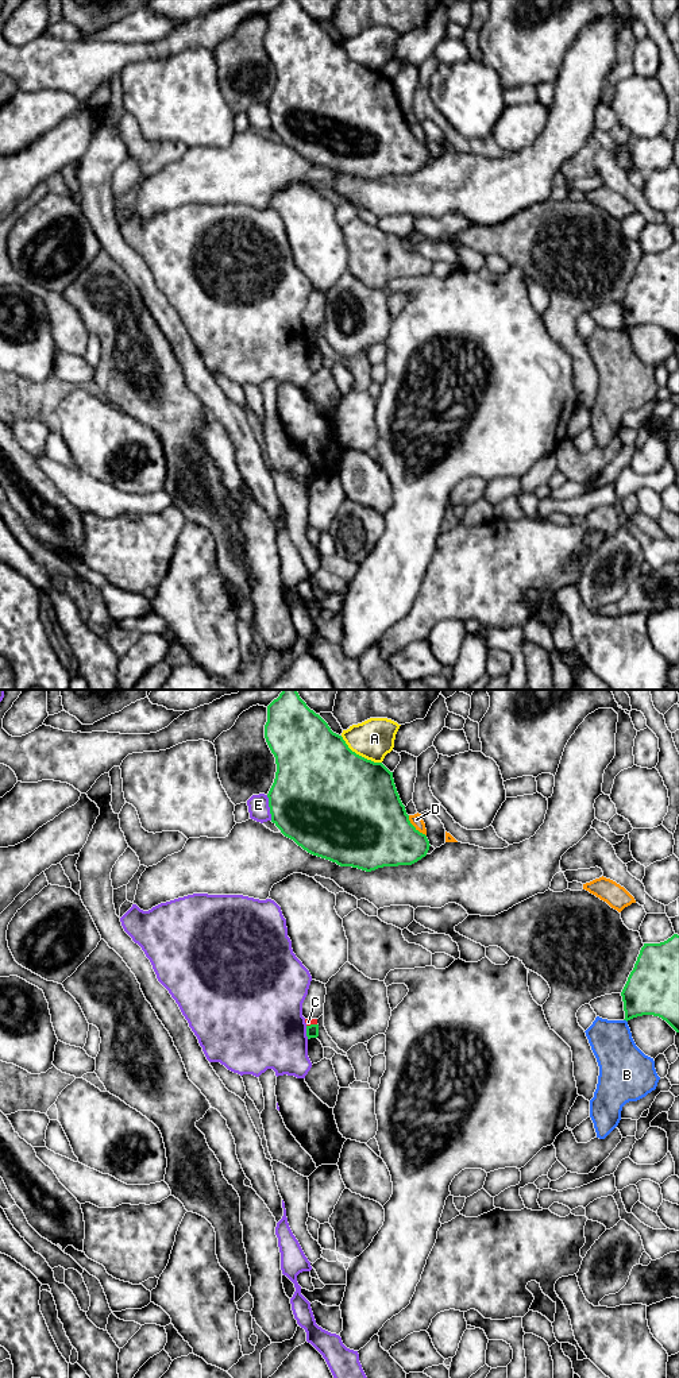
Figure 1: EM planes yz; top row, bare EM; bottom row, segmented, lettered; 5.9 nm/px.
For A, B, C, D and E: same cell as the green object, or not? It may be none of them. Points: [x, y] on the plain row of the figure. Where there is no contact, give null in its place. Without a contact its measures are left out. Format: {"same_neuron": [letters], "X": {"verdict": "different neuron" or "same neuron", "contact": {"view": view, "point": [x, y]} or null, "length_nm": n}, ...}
{"same_neuron": [], "A": {"verdict": "different neuron", "contact": {"view": "yz", "point": [358, 64]}, "length_nm": 300}, "B": {"verdict": "different neuron", "contact": {"view": "yz", "point": [625, 328]}, "length_nm": 30}, "C": {"verdict": "different neuron", "contact": {"view": "yz", "point": [311, 334]}, "length_nm": 70}, "D": {"verdict": "different neuron", "contact": {"view": "yz", "point": [413, 135]}, "length_nm": 170}, "E": {"verdict": "different neuron", "contact": {"view": "yz", "point": [269, 115]}, "length_nm": 160}}

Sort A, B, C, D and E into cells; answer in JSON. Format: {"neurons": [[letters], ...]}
{"neurons": [["A"], ["B"], ["C"], ["D"], ["E"]]}

